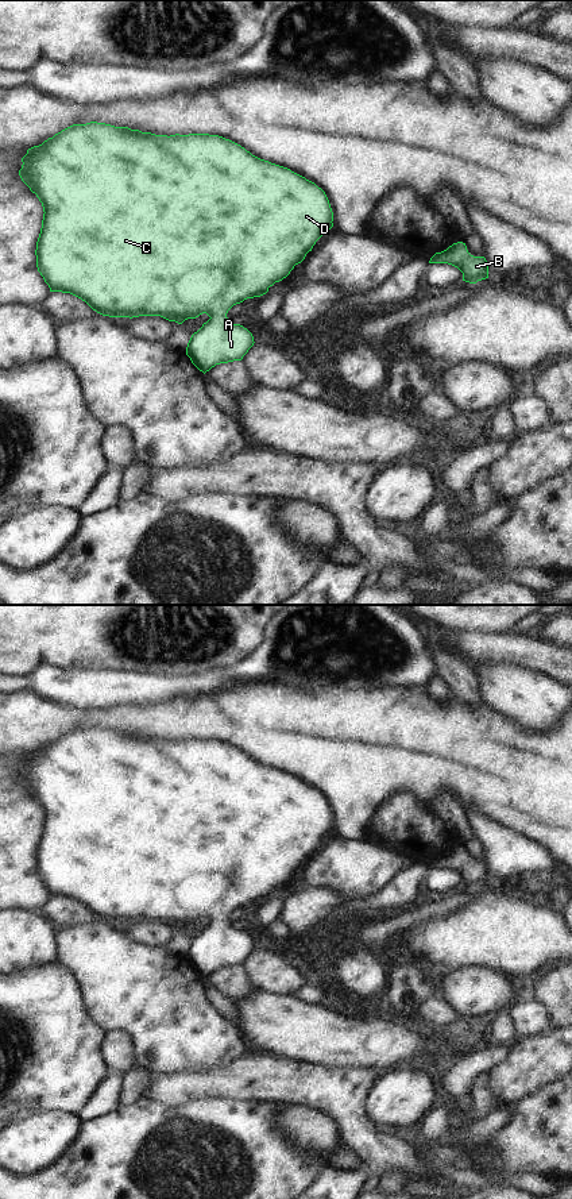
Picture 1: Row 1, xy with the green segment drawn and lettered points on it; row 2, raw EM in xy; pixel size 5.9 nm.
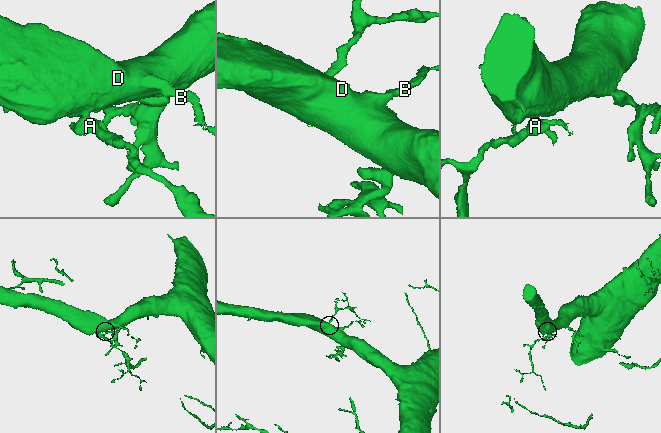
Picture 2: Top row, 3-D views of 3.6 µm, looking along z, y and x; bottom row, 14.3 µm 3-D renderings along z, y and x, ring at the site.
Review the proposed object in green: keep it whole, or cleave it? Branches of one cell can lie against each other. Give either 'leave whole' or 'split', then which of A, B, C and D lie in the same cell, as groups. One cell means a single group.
leave whole; groups A B C D

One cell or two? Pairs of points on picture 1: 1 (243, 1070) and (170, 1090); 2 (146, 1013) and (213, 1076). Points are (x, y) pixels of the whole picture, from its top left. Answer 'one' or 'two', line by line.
1: one
2: two

